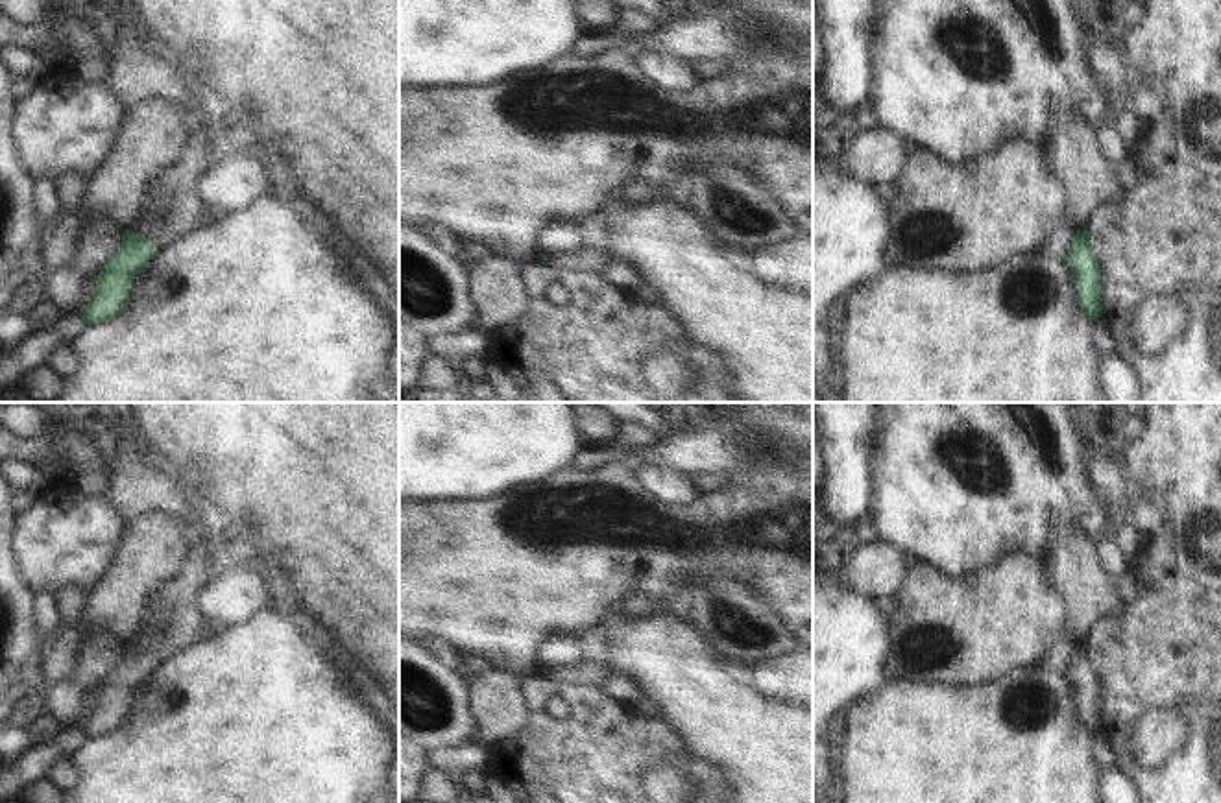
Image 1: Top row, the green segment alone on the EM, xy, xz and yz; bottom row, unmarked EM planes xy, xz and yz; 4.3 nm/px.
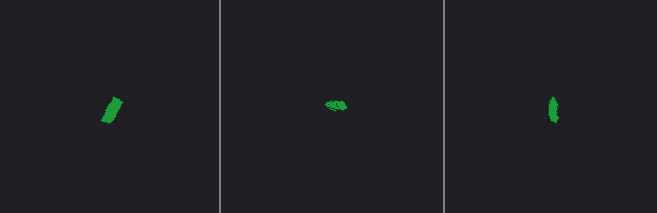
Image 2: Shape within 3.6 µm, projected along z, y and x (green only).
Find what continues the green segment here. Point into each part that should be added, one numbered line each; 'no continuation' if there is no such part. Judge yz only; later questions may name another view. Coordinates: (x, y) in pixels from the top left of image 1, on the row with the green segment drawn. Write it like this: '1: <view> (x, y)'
no continuation

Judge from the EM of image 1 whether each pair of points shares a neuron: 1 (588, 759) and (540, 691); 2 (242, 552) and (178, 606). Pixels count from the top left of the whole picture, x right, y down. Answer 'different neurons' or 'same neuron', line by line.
1: same neuron
2: same neuron

